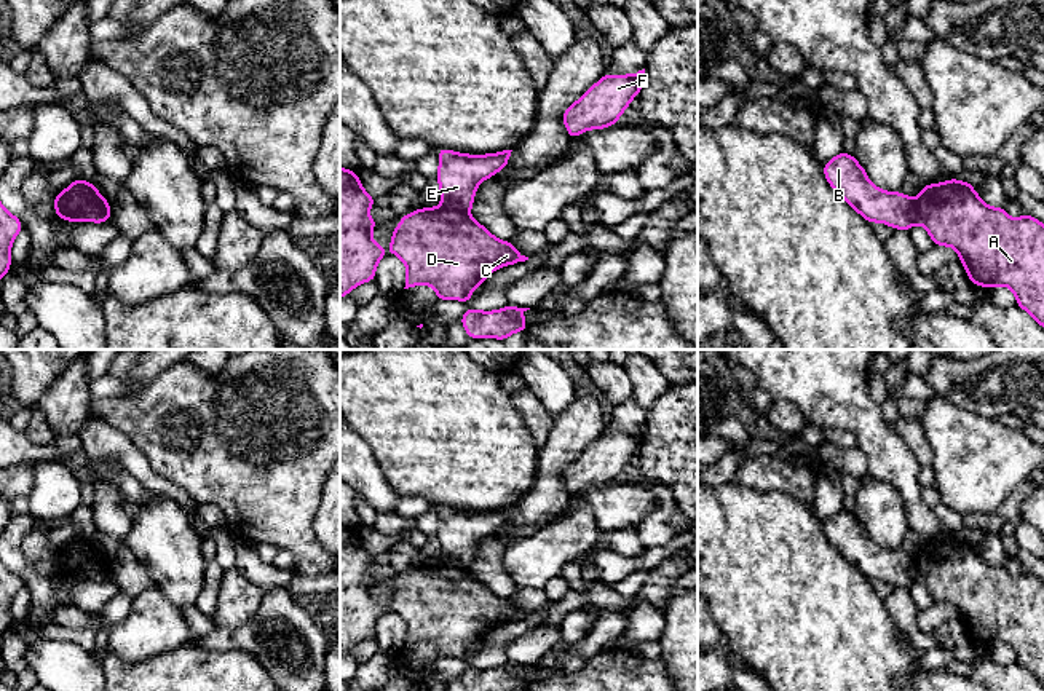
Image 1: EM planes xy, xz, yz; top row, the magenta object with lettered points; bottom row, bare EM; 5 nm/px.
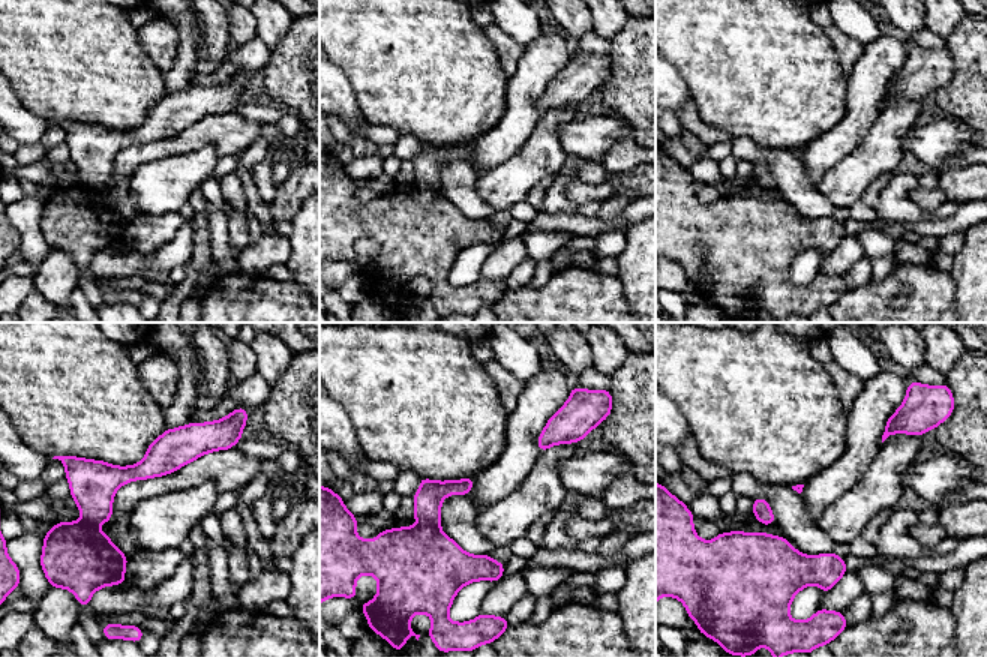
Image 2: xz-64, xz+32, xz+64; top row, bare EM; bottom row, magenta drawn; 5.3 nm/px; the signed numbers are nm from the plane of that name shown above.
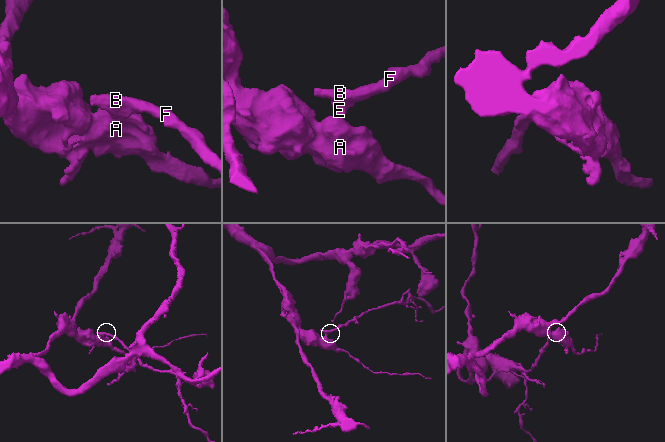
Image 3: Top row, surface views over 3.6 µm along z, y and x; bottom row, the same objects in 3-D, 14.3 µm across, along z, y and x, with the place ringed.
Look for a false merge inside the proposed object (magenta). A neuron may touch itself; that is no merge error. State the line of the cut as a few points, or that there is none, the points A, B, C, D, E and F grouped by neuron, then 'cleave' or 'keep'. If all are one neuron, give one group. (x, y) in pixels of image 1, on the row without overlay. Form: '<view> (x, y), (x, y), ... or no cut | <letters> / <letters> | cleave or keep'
xz (442, 560), (468, 570) | A C D / B E F | cleave

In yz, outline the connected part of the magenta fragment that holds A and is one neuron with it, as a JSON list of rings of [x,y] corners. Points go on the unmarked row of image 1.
[[[956,536],[924,543],[915,570],[935,603],[956,606],[975,643],[1010,645],[1017,664],[1044,685],[1044,582],[1039,578],[1026,570],[1010,576],[1004,565],[983,560],[972,541]]]

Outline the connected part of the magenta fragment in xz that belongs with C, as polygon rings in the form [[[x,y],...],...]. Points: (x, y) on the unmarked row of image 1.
[[[445,562],[423,565],[404,573],[393,587],[390,610],[407,624],[404,646],[429,642],[439,657],[461,659],[469,659],[473,646],[480,643],[496,626],[528,618],[512,605],[511,598],[496,597],[469,570]]]

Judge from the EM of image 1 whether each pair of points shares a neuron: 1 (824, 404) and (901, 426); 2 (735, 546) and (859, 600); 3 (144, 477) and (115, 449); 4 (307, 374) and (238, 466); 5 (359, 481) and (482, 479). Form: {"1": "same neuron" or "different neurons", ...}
{"1": "different neurons", "2": "same neuron", "3": "same neuron", "4": "same neuron", "5": "different neurons"}

